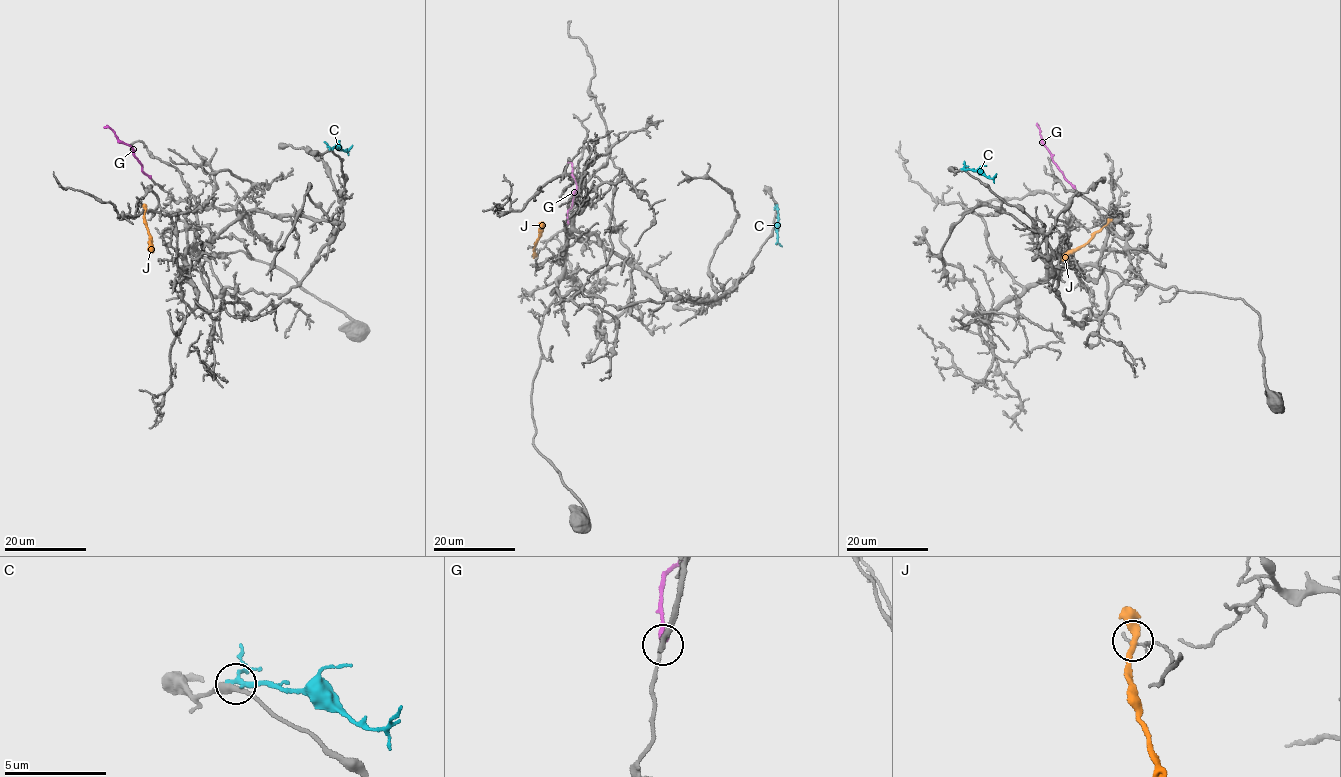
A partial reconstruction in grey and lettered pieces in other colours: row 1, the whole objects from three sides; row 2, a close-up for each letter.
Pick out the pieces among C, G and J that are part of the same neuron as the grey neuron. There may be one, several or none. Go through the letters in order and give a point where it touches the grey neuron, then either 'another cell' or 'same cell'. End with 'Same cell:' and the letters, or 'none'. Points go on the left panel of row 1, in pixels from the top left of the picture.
C: (330, 149) | another cell
G: (151, 178) | same cell
J: (145, 211) | another cell
Same cell: G

